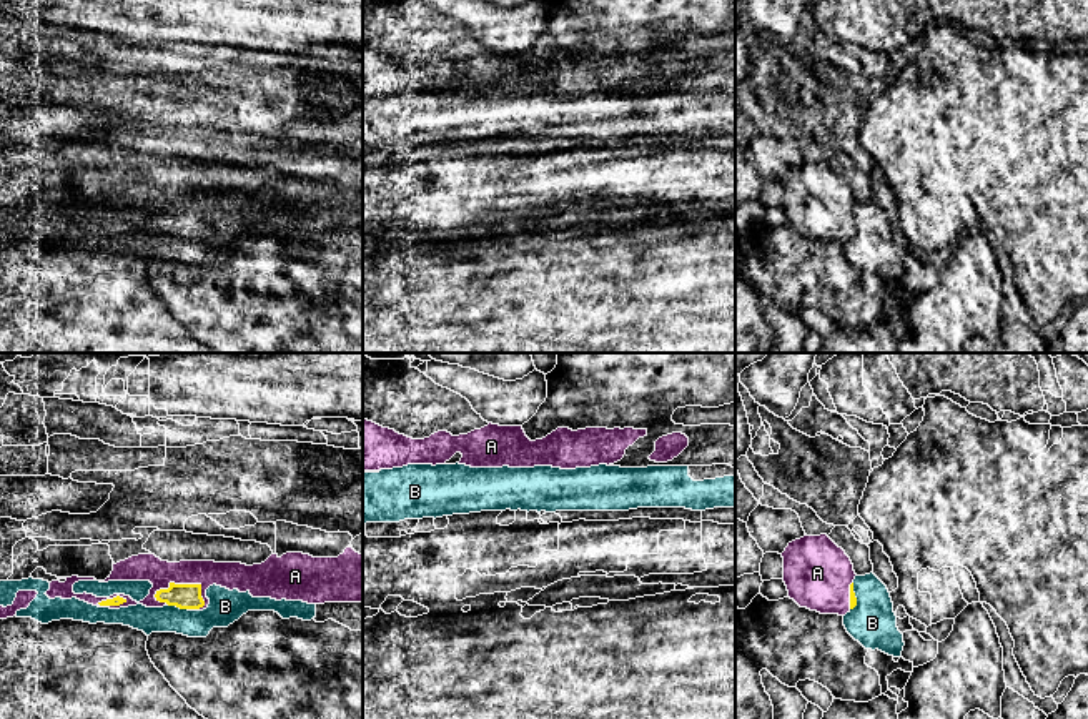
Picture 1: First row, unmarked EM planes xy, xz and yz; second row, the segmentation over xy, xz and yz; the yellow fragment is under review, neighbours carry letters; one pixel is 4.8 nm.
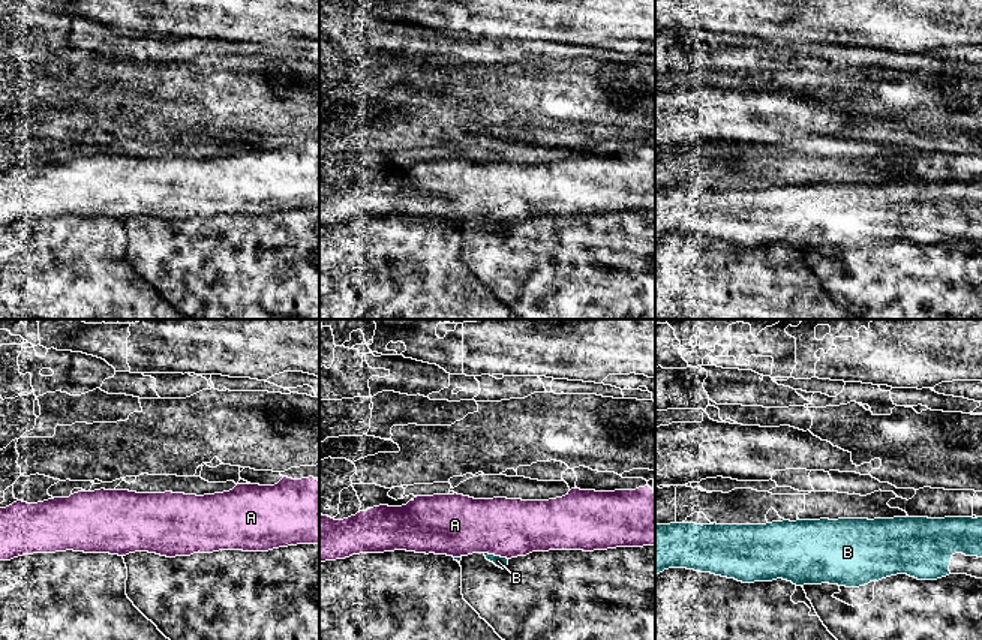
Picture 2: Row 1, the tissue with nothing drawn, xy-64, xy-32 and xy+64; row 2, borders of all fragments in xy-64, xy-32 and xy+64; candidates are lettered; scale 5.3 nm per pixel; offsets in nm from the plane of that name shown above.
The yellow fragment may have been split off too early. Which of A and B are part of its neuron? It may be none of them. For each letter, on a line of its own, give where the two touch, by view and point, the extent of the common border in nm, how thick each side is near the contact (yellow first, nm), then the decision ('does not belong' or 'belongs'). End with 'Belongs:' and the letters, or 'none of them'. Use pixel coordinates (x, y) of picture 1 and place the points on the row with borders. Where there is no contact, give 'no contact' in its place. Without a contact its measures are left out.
A: contact xy (187, 585); length 260 nm; calibres 130 and 130 nm; belongs
B: contact xy (178, 606); length 100 nm; calibres 130 and 160 nm; does not belong
Belongs: A

